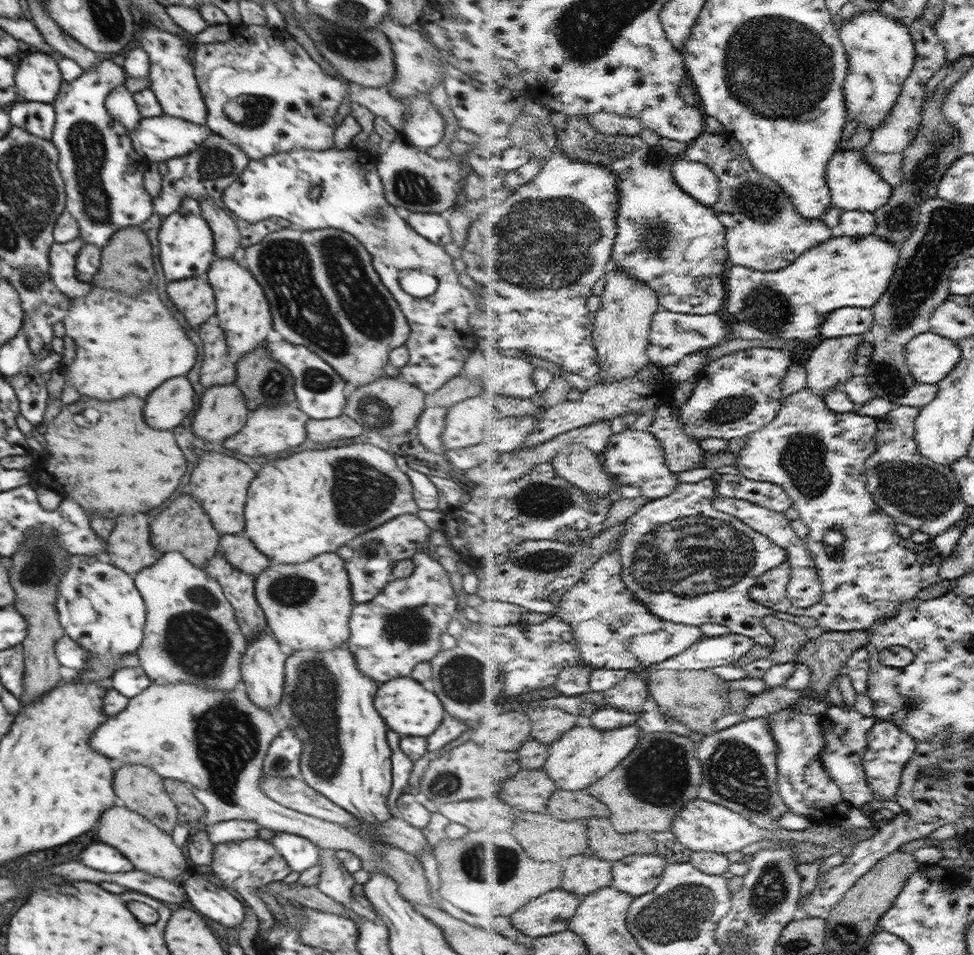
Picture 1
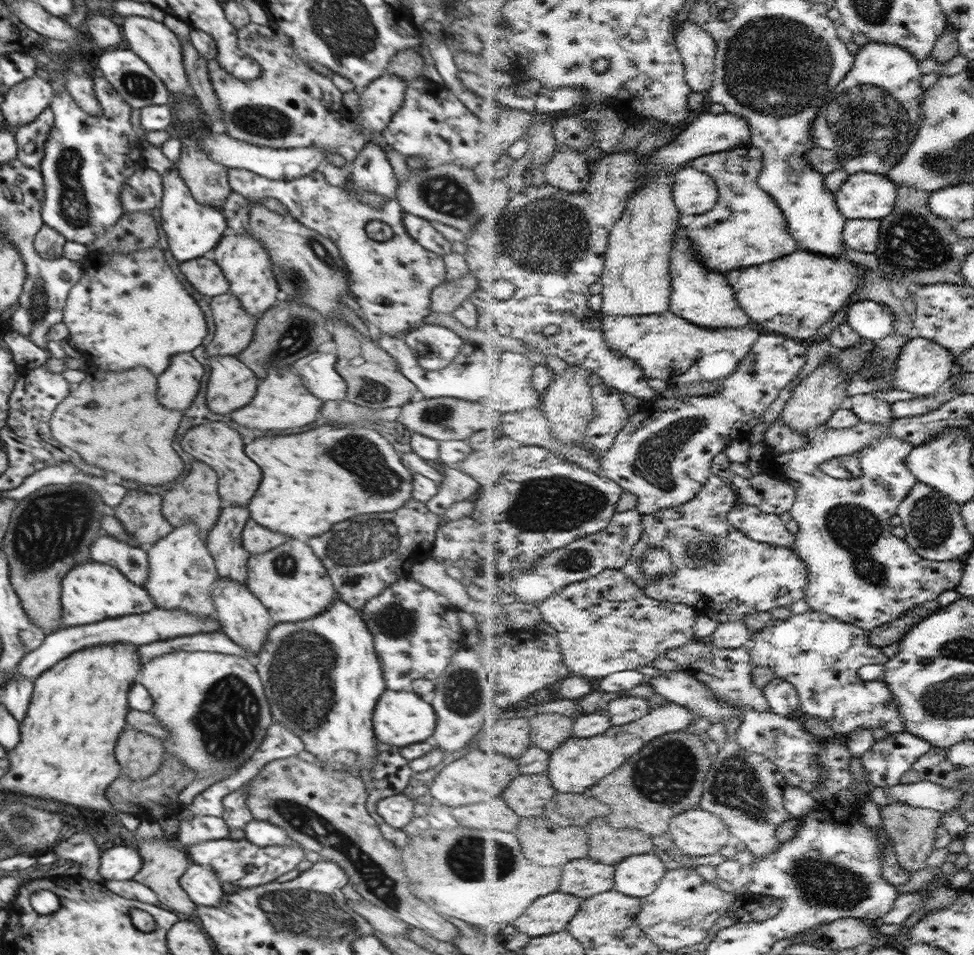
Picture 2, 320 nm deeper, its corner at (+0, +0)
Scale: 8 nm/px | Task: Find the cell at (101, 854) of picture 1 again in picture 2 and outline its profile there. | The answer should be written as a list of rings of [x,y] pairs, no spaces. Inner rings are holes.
[[[113,846],[100,856],[99,876],[105,880],[132,880],[141,868],[141,857],[127,846]]]

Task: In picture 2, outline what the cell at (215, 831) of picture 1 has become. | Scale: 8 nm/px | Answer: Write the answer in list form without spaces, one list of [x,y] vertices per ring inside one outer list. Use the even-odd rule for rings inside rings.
[[[191,815],[191,818],[178,818],[177,840],[181,844],[197,844],[210,840],[225,839],[229,828],[221,817]]]

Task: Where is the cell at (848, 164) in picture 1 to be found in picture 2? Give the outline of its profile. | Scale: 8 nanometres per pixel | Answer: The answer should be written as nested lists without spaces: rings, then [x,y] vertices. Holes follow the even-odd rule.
[[[849,174],[836,200],[839,210],[848,219],[883,219],[898,203],[898,186],[887,174]]]

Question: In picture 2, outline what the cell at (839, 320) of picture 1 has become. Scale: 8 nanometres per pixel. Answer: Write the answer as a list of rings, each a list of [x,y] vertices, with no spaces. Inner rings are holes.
[[[866,299],[851,305],[847,322],[865,340],[878,341],[887,338],[895,330],[895,318],[891,308],[888,304],[875,300]]]

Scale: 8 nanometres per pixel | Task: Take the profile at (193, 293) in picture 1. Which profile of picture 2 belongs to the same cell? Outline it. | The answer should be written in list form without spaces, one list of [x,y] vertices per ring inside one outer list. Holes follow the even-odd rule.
[[[209,255],[179,263],[181,274],[200,295],[214,297],[228,292],[228,282]]]

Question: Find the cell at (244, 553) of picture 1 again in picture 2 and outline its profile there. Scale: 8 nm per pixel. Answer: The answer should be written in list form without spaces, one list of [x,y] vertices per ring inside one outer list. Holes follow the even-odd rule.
[[[248,519],[241,531],[241,544],[249,555],[258,555],[283,544],[289,537],[279,536],[264,526]]]

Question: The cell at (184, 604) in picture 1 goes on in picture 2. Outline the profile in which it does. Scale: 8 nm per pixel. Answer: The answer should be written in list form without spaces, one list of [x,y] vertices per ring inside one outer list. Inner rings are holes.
[[[195,524],[173,527],[169,534],[156,540],[145,550],[149,571],[143,588],[152,598],[155,607],[187,611],[203,619],[216,618],[210,590],[218,574],[214,560],[206,549],[203,535]]]

